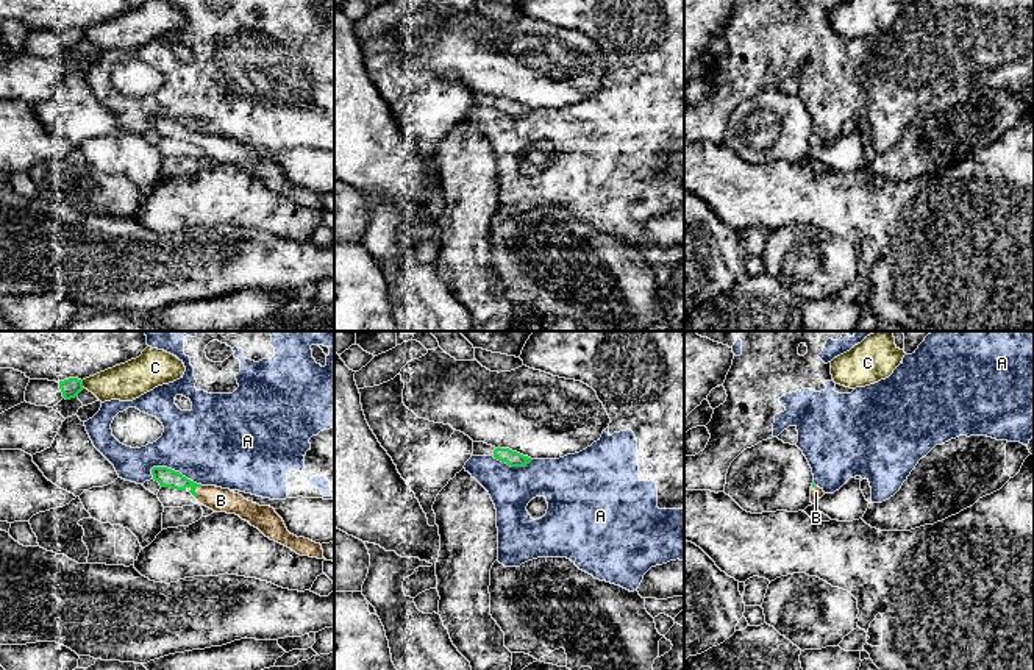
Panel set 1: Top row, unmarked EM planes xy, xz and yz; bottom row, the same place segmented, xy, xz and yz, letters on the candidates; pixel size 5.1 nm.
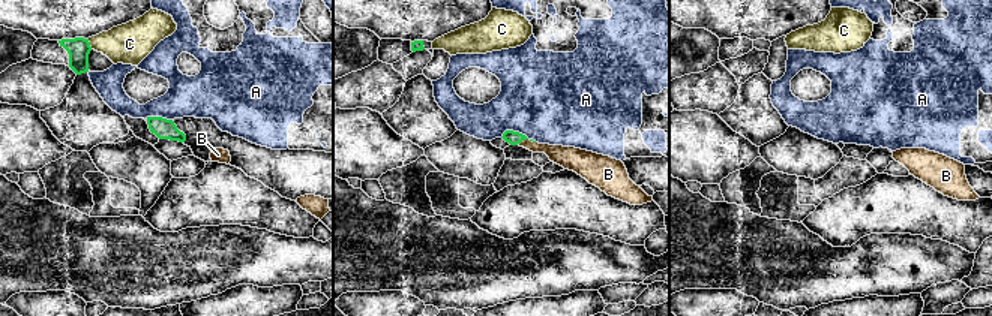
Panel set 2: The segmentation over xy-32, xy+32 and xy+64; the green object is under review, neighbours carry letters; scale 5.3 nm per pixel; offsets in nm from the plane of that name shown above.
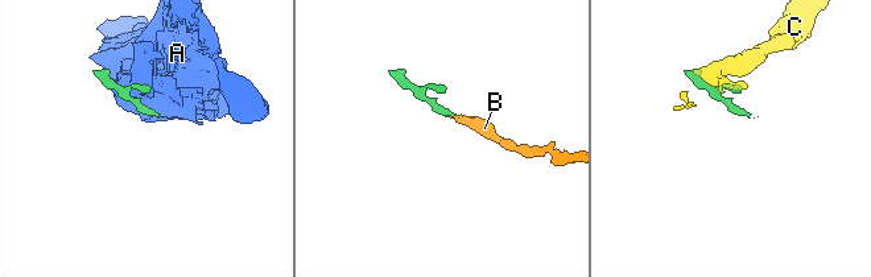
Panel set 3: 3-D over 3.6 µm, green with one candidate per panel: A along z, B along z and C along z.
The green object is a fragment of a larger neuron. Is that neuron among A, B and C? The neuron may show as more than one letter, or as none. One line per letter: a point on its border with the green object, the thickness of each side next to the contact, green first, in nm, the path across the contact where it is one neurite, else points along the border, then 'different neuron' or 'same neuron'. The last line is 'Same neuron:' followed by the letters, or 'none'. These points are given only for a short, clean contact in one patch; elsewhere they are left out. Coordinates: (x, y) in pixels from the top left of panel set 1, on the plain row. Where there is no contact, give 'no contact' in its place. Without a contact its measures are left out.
A: xy (177, 122) | 100/440 nm | different neuron
B: xy (194, 141) | 100/130 nm | across xy (166, 127), (188, 135), (194, 141), (221, 150) | same neuron
C: xy (82, 35) | 100/190 nm | different neuron
Same neuron: B

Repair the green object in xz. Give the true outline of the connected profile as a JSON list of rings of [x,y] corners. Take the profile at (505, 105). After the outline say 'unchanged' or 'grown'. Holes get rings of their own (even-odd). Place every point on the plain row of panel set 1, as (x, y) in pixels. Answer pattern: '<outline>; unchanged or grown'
[[[500,97],[494,100],[494,108],[501,112],[506,112],[511,117],[523,117],[533,111],[528,106],[523,106],[517,102],[512,102],[509,98],[500,98]]]; unchanged

